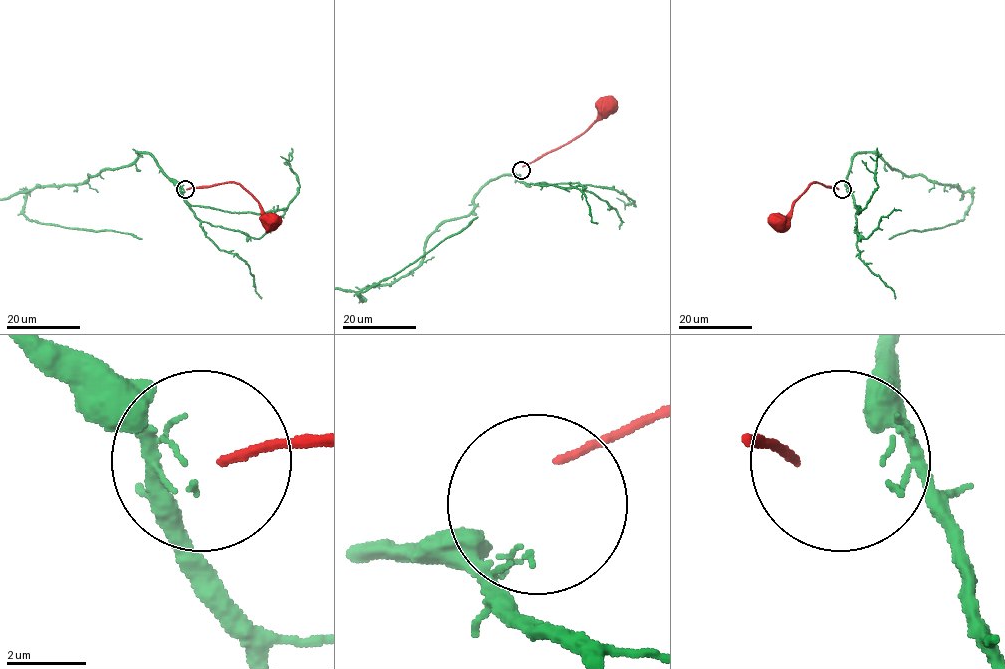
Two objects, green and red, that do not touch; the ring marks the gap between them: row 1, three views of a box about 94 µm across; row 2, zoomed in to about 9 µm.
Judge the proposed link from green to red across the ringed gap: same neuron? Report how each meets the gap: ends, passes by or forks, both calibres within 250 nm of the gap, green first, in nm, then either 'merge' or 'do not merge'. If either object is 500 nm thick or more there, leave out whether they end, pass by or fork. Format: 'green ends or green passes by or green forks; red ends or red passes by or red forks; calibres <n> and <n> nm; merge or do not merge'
green ends; red ends; calibres 90 and 200 nm; do not merge

